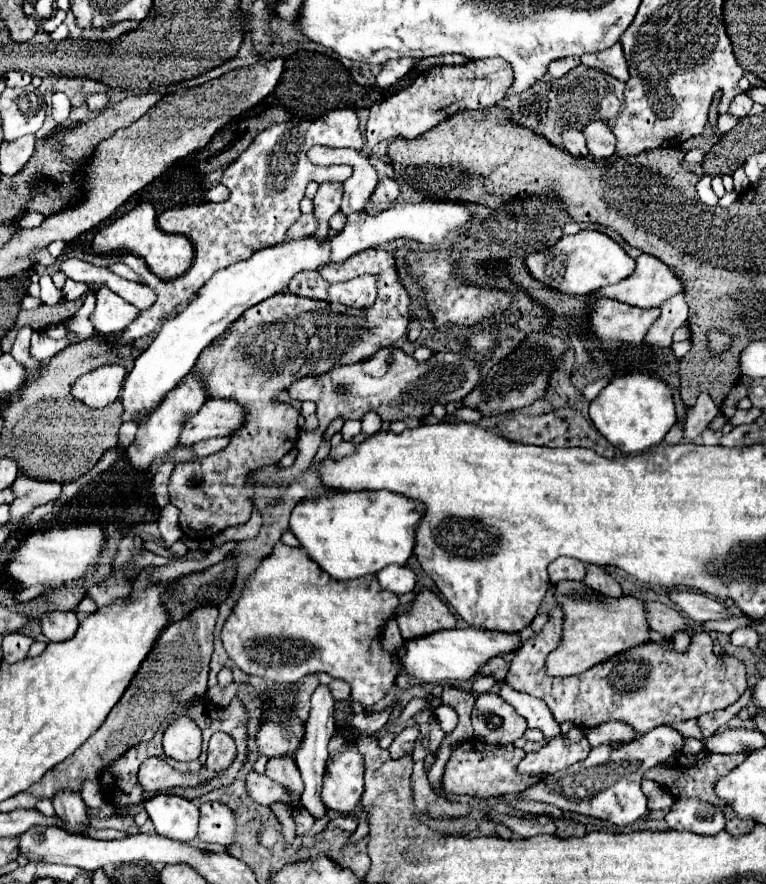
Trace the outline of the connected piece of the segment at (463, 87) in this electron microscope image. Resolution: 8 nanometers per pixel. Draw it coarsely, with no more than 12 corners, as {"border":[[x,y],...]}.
{"border":[[502,58],[428,68],[370,106],[366,148],[418,138],[512,82]]}

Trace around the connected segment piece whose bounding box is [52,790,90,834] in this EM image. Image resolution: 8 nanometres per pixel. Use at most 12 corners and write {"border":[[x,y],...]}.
{"border":[[58,790],[52,806],[58,816],[76,824],[82,834],[84,800],[74,790]]}

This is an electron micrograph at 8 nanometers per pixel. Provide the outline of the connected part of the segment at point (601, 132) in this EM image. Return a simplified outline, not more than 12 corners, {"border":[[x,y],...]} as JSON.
{"border":[[604,122],[584,128],[594,160],[614,154],[616,138]]}

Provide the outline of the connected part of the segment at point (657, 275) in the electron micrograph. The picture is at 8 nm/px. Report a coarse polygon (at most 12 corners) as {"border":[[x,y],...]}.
{"border":[[640,254],[628,280],[596,294],[654,308],[684,284],[664,262]]}

